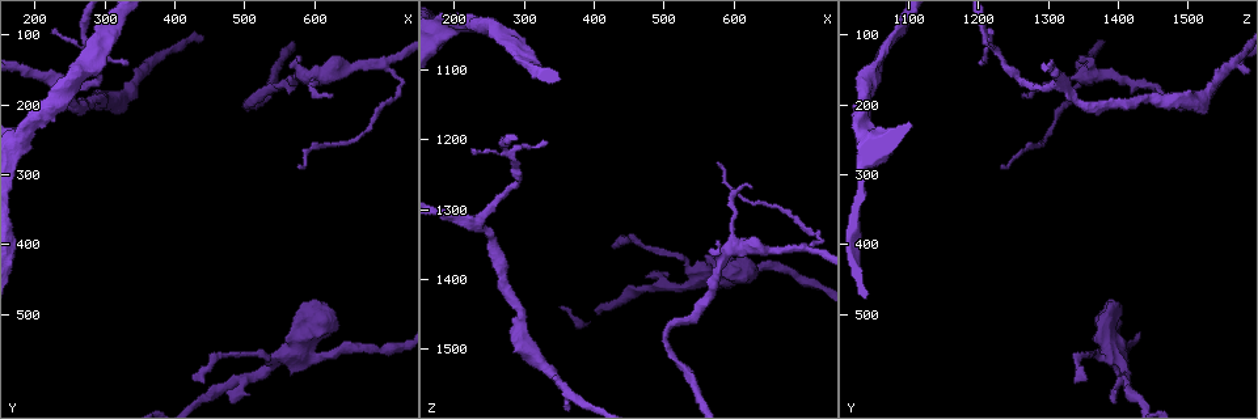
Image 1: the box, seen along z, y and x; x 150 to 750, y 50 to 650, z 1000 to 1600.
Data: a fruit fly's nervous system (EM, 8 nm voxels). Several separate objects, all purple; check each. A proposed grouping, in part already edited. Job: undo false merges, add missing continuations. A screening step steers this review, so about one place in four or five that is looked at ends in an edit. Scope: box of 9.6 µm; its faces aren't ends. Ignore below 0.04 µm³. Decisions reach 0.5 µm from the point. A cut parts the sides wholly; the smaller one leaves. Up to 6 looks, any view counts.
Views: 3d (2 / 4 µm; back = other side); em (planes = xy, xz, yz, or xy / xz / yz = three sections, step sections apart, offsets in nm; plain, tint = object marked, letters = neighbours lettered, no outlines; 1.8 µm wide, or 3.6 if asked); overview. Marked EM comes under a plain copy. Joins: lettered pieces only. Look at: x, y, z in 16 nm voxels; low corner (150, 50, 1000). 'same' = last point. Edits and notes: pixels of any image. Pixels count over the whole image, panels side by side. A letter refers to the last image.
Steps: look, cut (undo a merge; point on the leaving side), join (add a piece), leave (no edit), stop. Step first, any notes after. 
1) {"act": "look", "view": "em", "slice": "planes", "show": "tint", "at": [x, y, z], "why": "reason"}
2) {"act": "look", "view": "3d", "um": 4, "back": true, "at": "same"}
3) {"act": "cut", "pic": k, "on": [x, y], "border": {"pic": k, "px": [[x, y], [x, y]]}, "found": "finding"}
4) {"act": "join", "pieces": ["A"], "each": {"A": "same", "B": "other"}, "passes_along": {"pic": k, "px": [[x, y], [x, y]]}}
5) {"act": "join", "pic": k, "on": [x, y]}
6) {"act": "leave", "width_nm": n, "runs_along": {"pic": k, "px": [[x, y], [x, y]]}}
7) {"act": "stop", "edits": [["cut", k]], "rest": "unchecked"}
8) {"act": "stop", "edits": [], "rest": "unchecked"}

{"act": "look", "view": "em", "slice": "xy", "step": 16, "show": "letters", "at": [575, 140, 1345], "why": "an open end"}

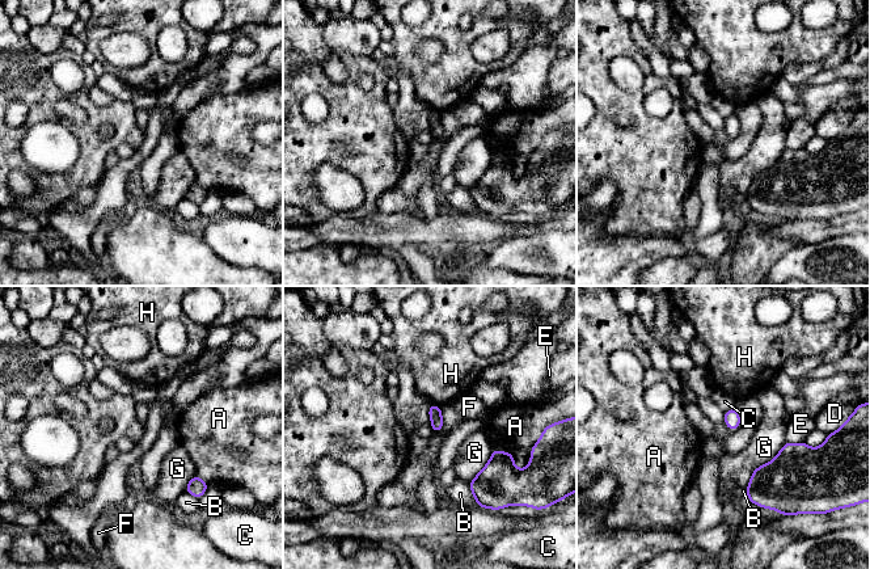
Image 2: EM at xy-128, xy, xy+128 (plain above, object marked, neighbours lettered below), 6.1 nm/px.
{"act": "leave", "longest_contact_nm": ["G", 380], "each": {"A": "other", "B": "other", "C": "other", "D": "other", "E": "other", "F": "other", "G": "other", "H": "other"}, "found": "none of them fits"}

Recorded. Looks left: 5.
{"act": "look", "view": "em", "slice": "planes", "show": "tint", "at": [580, 280, 1235], "why": "long arm stops here"}

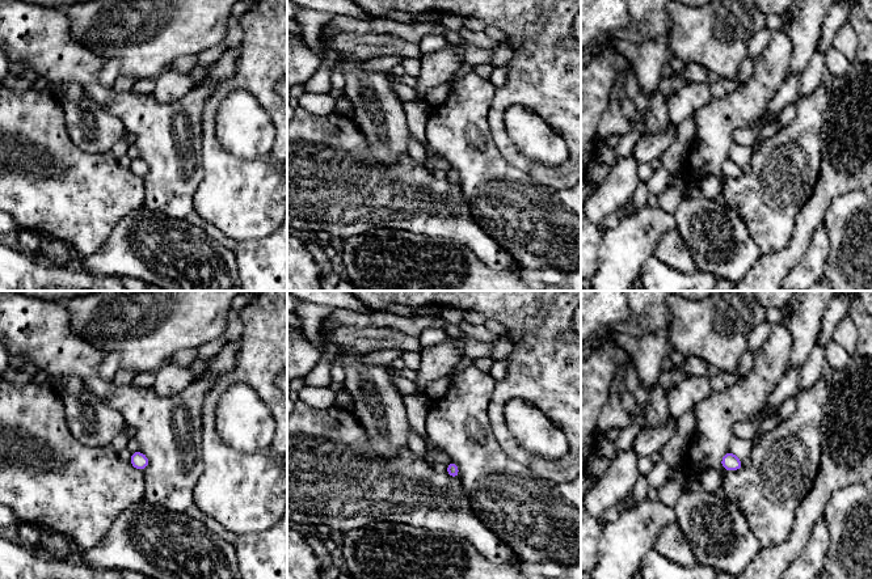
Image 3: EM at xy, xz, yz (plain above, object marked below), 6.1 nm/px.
{"act": "look", "view": "em", "slice": "planes", "show": "letters", "at": "same"}

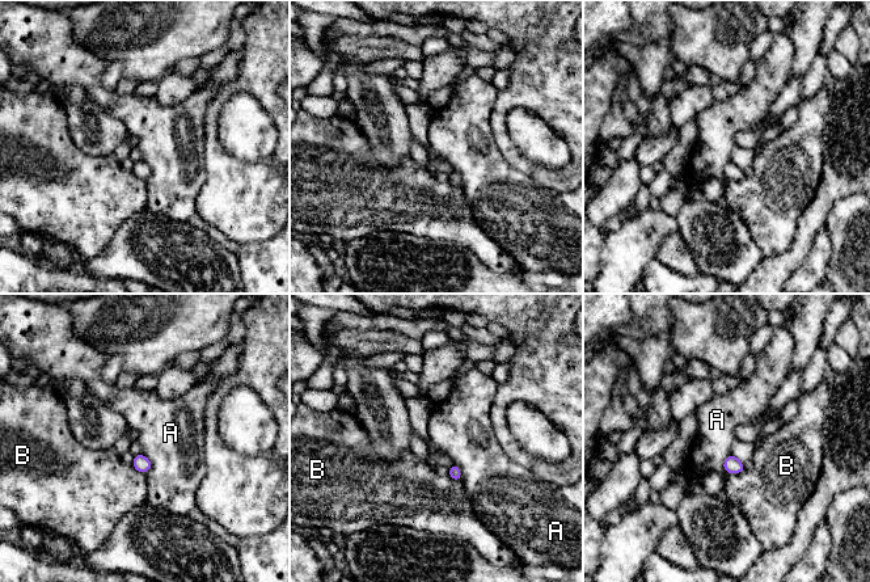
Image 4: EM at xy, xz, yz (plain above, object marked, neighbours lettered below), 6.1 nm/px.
{"act": "leave", "width_nm": 100, "each": {"A": "other", "B": "other"}, "border": {"pic": 4, "px": [[733, 452], [723, 462], [727, 473]]}, "found": "none of them fits"}

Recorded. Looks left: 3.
{"act": "look", "view": "em", "slice": "planes", "show": "tint", "at": [500, 200, 1480], "why": "abrupt turn"}

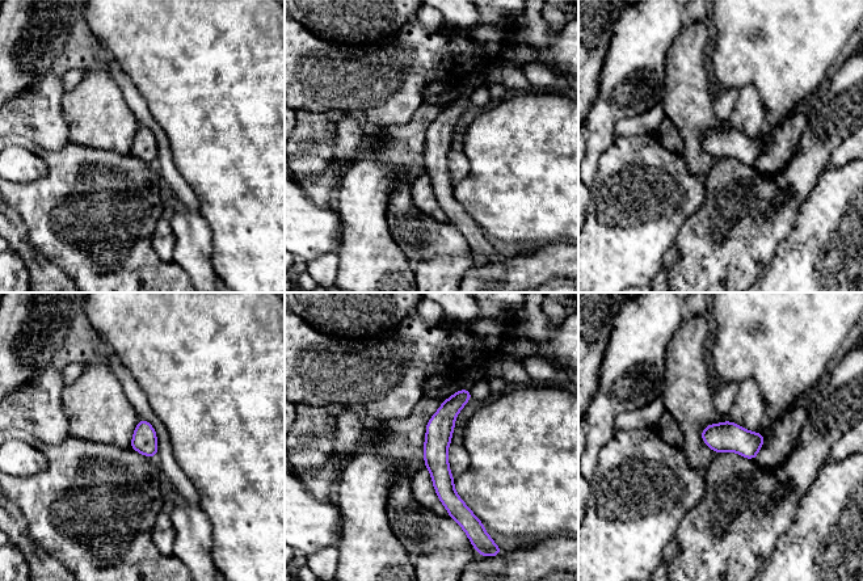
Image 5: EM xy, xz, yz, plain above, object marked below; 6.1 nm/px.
{"act": "look", "view": "em", "slice": "planes", "show": "letters", "at": "same", "why": "what lies round it"}

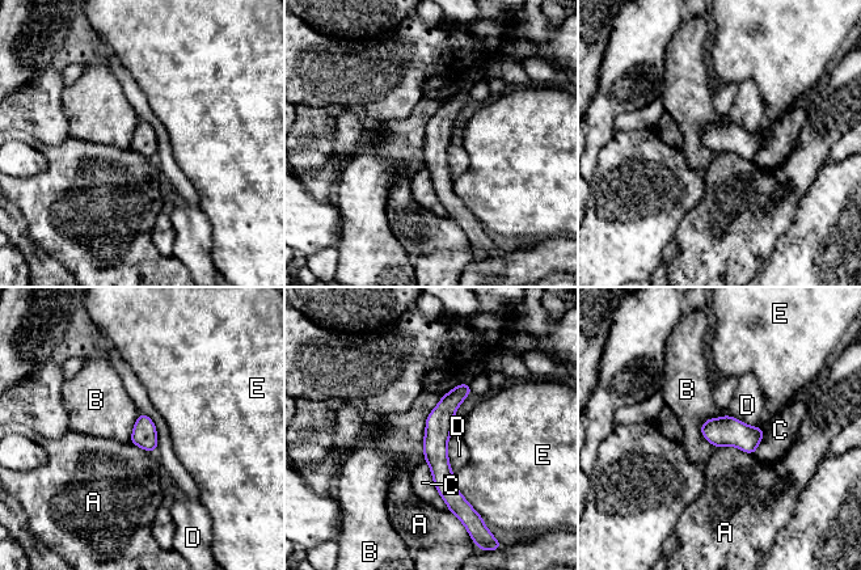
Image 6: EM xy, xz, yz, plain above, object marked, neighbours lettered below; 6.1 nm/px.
{"act": "leave", "each": {"A": "other", "B": "other", "C": "other", "D": "other", "E": "other"}, "runs_along": {"pic": 6, "px": [[467, 387], [438, 425], [459, 507]]}, "found": "all the same neuron"}

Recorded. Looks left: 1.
{"act": "stop", "edits": [], "rest": "unchecked"}

